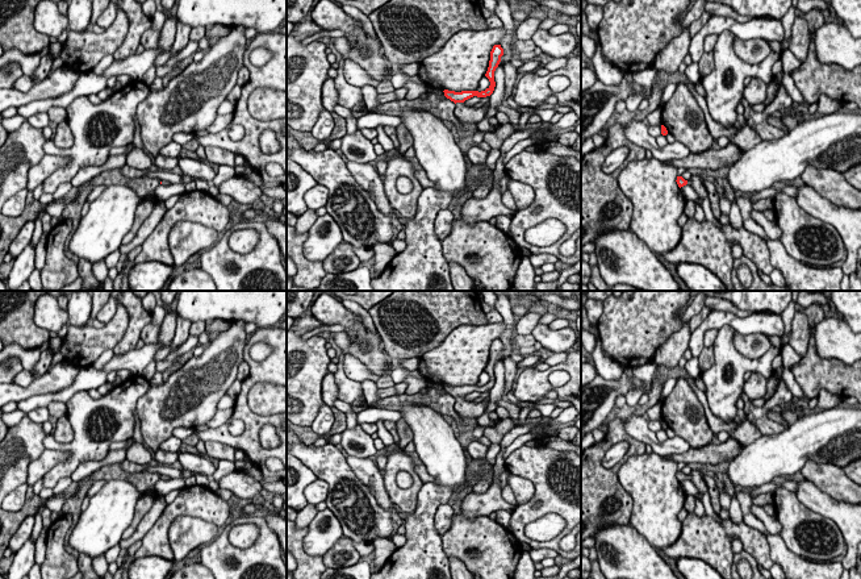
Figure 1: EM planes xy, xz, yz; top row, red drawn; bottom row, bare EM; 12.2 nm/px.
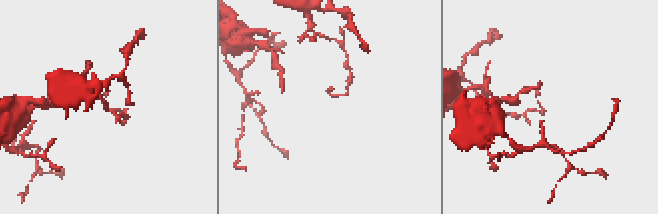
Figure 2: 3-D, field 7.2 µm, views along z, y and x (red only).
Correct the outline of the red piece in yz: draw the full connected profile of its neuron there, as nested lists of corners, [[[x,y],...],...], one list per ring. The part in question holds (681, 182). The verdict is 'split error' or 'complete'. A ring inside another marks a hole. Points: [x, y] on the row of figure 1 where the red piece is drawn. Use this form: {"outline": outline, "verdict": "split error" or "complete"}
{"outline": [[[697,172],[694,175],[691,175],[691,178],[689,180],[685,180],[682,176],[677,176],[677,184],[678,187],[684,187],[686,184],[691,186],[693,189],[697,192],[697,195],[703,199],[703,197],[707,197],[707,191],[703,186],[703,175]]], "verdict": "split error"}

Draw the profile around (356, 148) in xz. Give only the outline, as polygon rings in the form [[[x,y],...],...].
[[[359,129],[354,134],[343,136],[340,139],[340,150],[347,161],[371,163],[377,158],[375,145]]]

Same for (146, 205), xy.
[[[151,196],[149,199],[142,199],[138,204],[134,214],[134,222],[129,233],[122,238],[122,245],[130,243],[137,236],[138,229],[145,222],[145,220],[151,214],[155,205],[158,203],[156,196]]]

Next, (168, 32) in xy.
[[[171,16],[164,21],[164,25],[162,28],[160,37],[158,41],[158,47],[162,49],[162,54],[170,51],[172,47],[172,43],[176,37],[176,22],[177,22],[176,16]]]

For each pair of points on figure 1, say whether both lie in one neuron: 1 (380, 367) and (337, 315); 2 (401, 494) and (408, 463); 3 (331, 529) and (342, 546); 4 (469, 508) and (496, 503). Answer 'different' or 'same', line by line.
1: same
2: same
3: different
4: same

